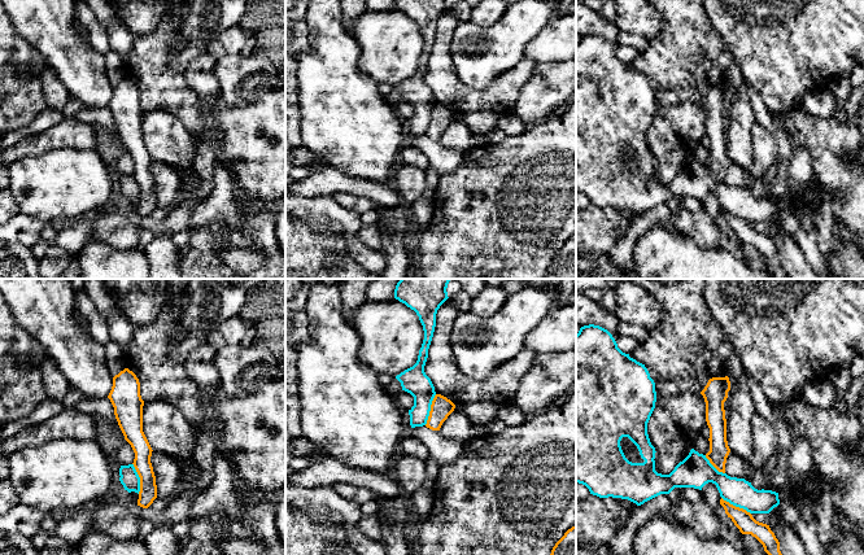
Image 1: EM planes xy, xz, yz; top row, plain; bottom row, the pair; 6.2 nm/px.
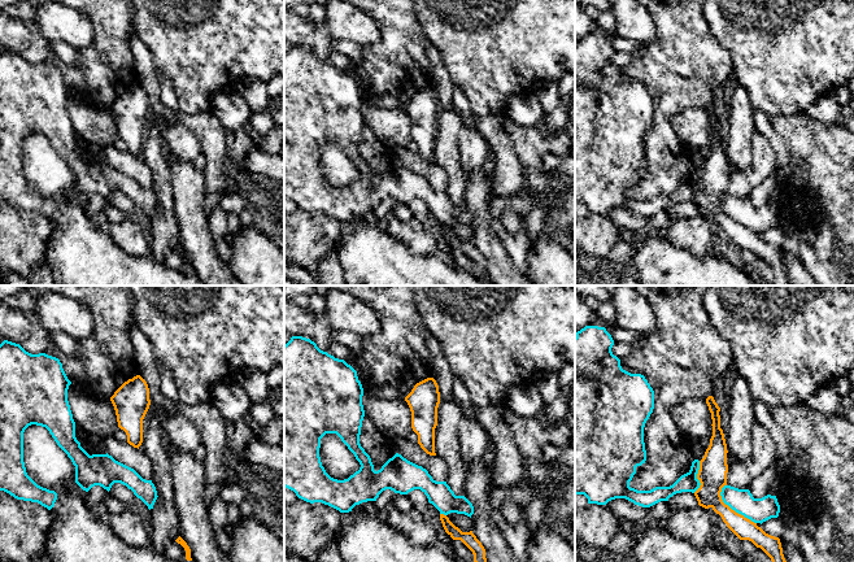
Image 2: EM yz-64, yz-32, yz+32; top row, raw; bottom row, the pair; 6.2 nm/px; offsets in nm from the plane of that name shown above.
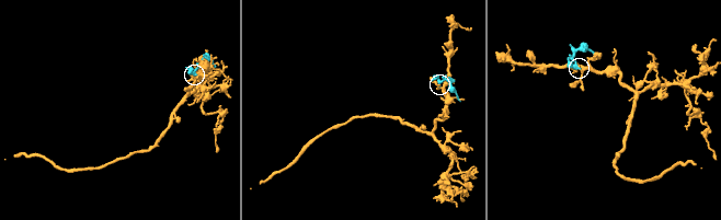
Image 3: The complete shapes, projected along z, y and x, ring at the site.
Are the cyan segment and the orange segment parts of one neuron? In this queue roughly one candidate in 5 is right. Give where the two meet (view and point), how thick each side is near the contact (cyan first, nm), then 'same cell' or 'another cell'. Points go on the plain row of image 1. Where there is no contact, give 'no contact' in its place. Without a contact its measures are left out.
meets cyan in xz at (430, 119); 160 nm thick on the cyan side, 140 nm on the other; another cell

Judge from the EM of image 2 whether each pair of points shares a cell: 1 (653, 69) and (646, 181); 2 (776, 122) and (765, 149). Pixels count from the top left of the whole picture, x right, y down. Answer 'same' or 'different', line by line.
1: same
2: different

